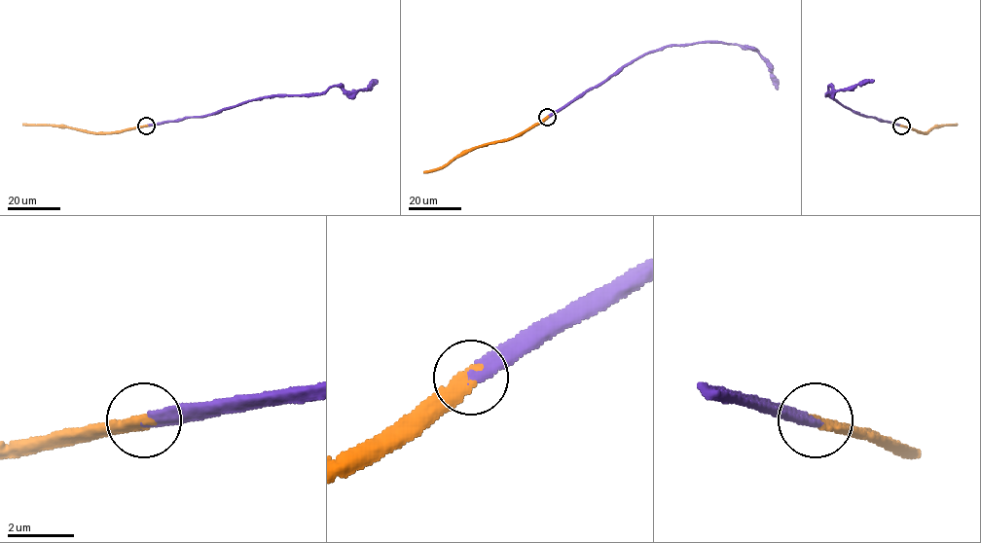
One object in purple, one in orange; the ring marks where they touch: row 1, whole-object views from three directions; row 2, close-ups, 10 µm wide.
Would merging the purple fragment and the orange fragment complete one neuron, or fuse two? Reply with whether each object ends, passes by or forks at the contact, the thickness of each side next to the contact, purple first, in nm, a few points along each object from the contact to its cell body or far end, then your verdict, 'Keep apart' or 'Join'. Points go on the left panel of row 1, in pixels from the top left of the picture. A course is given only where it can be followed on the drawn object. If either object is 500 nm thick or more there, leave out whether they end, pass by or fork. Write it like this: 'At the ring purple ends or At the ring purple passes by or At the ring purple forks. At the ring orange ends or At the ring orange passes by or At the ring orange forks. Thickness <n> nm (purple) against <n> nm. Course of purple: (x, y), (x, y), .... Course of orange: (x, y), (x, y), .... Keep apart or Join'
At the ring purple ends. At the ring orange ends. Thickness 360 nm (purple) against 400 nm. Course of purple: (146, 126), (214, 114), (249, 100), (272, 95), (321, 94), (334, 86), (346, 90), (363, 90), (376, 80). Course of orange: (146, 126), (112, 132), (90, 132), (65, 126), (22, 124). Join

